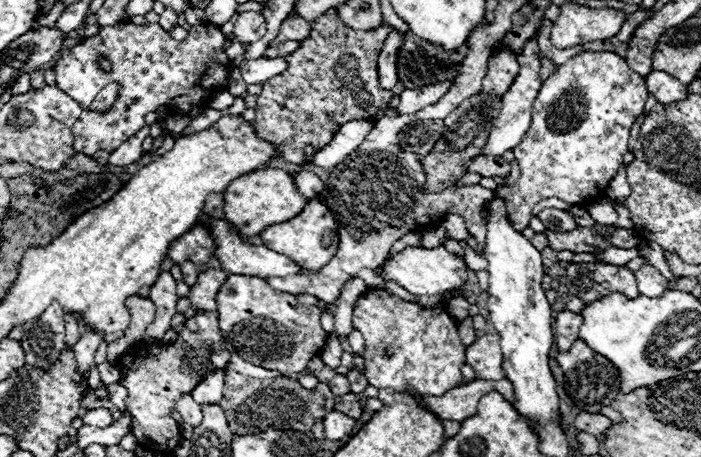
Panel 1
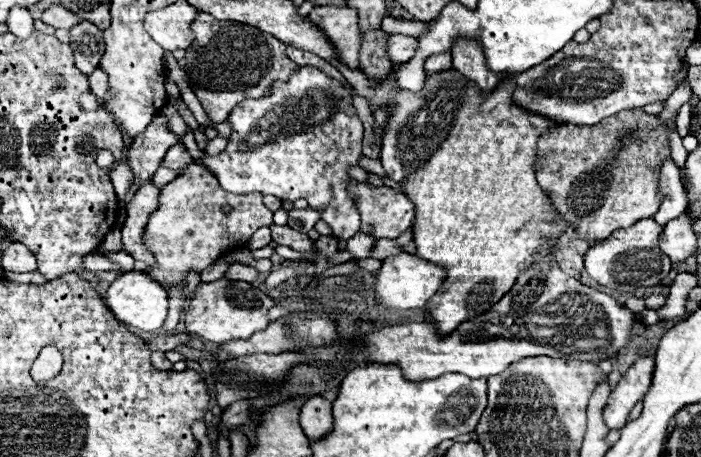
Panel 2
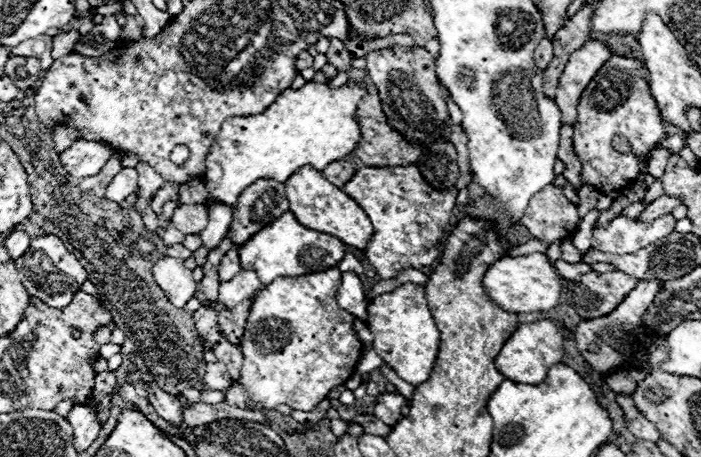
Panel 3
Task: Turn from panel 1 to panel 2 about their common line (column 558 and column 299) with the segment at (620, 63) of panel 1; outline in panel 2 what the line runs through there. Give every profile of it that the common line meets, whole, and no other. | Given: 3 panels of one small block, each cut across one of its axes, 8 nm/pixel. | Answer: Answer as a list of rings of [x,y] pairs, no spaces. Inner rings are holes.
[[[300,66],[300,70],[296,70],[290,78],[290,82],[274,82],[272,84],[272,90],[268,96],[264,98],[252,98],[252,100],[244,100],[242,104],[238,104],[228,117],[228,122],[232,127],[232,134],[230,134],[230,140],[228,140],[228,146],[222,154],[218,156],[204,156],[204,164],[212,170],[212,174],[220,180],[220,186],[232,194],[248,194],[248,192],[262,192],[262,194],[272,194],[272,196],[278,196],[282,200],[298,200],[298,198],[304,198],[308,200],[310,208],[314,210],[320,210],[322,212],[322,220],[330,224],[330,228],[334,230],[334,236],[340,238],[340,240],[348,240],[352,238],[358,230],[360,230],[360,214],[358,214],[358,208],[356,208],[356,202],[354,202],[354,196],[350,194],[350,180],[352,176],[348,174],[348,168],[350,166],[358,166],[360,164],[360,158],[362,158],[362,134],[364,134],[364,128],[362,128],[362,122],[356,114],[356,108],[352,106],[352,92],[346,90],[346,86],[330,76],[326,76],[322,70],[314,68],[314,66]]]

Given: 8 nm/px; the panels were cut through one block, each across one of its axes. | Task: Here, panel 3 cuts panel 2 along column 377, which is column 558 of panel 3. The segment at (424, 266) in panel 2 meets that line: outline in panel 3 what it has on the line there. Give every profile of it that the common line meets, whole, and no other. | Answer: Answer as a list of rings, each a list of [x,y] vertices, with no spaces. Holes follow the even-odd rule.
[[[534,252],[518,258],[500,258],[484,274],[486,296],[506,312],[544,312],[558,304],[560,298],[560,274],[548,262],[546,254]]]

